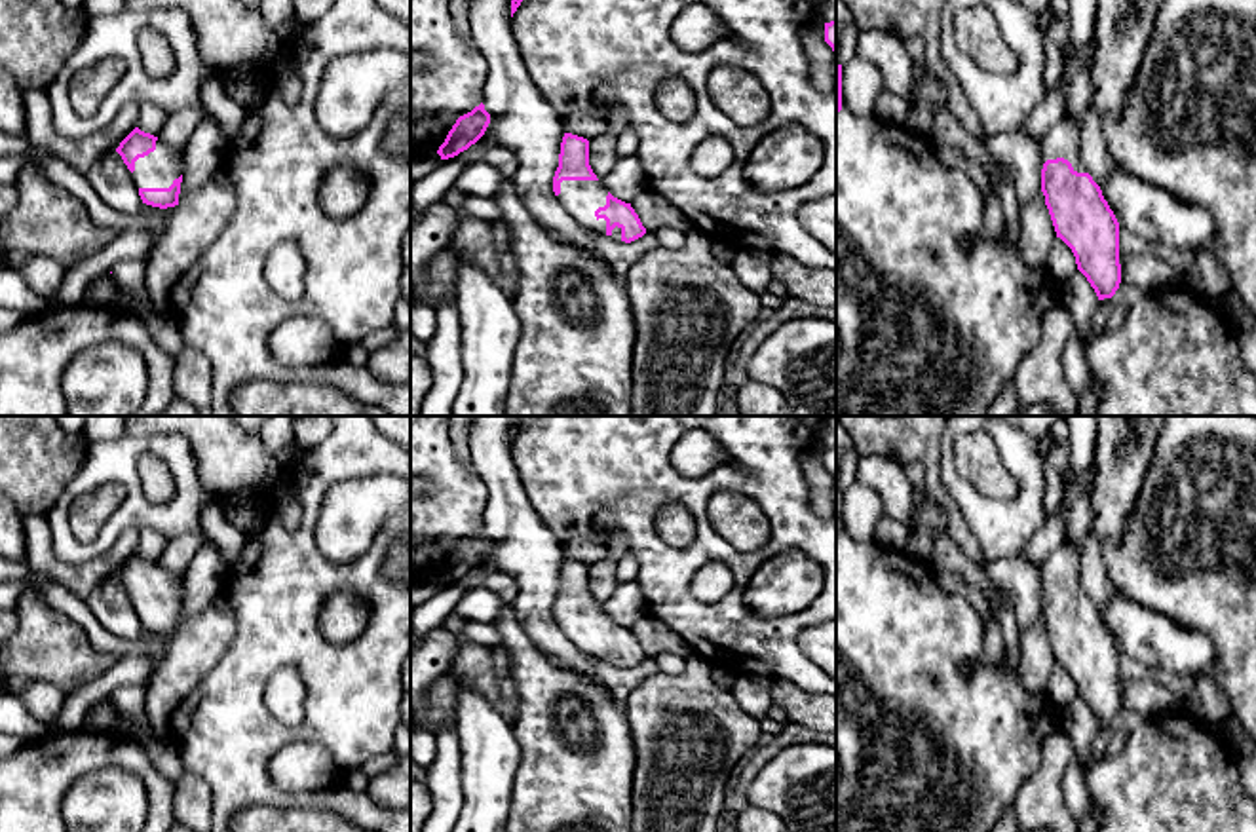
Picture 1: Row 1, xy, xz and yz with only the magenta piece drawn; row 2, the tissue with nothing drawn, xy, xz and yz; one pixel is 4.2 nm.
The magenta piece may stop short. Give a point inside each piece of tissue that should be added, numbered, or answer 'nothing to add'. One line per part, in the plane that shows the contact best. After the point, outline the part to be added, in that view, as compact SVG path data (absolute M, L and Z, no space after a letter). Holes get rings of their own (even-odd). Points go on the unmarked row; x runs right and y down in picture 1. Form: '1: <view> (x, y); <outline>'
1: xz (580, 624); M562 606L557 625L583 653L606 659L606 646L595 642L606 631L606 621L602 606Z

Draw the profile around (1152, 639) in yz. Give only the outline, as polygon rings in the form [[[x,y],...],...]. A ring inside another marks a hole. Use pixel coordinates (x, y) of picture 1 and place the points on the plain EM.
[[[1117,596],[1098,610],[1119,652],[1146,669],[1193,676],[1208,671],[1216,659],[1210,638],[1184,629],[1170,617]]]

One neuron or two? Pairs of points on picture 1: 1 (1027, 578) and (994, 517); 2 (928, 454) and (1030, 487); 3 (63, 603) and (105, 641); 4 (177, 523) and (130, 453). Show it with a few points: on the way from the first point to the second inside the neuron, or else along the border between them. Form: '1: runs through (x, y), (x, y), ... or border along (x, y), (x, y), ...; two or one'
1: border along (1017, 555), (985, 563); two
2: border along (941, 435), (939, 479), (952, 502); two
3: runs through (75, 608), (94, 629); one
4: runs through (156, 515), (133, 494), (128, 473); one

